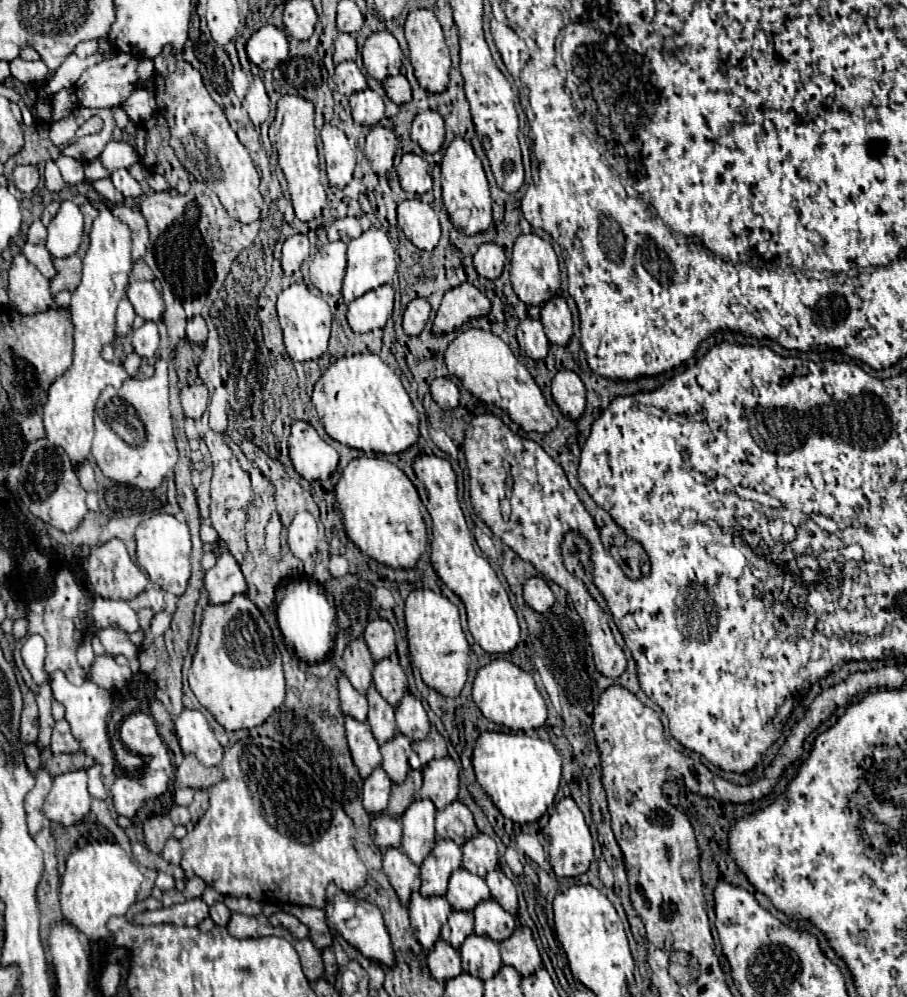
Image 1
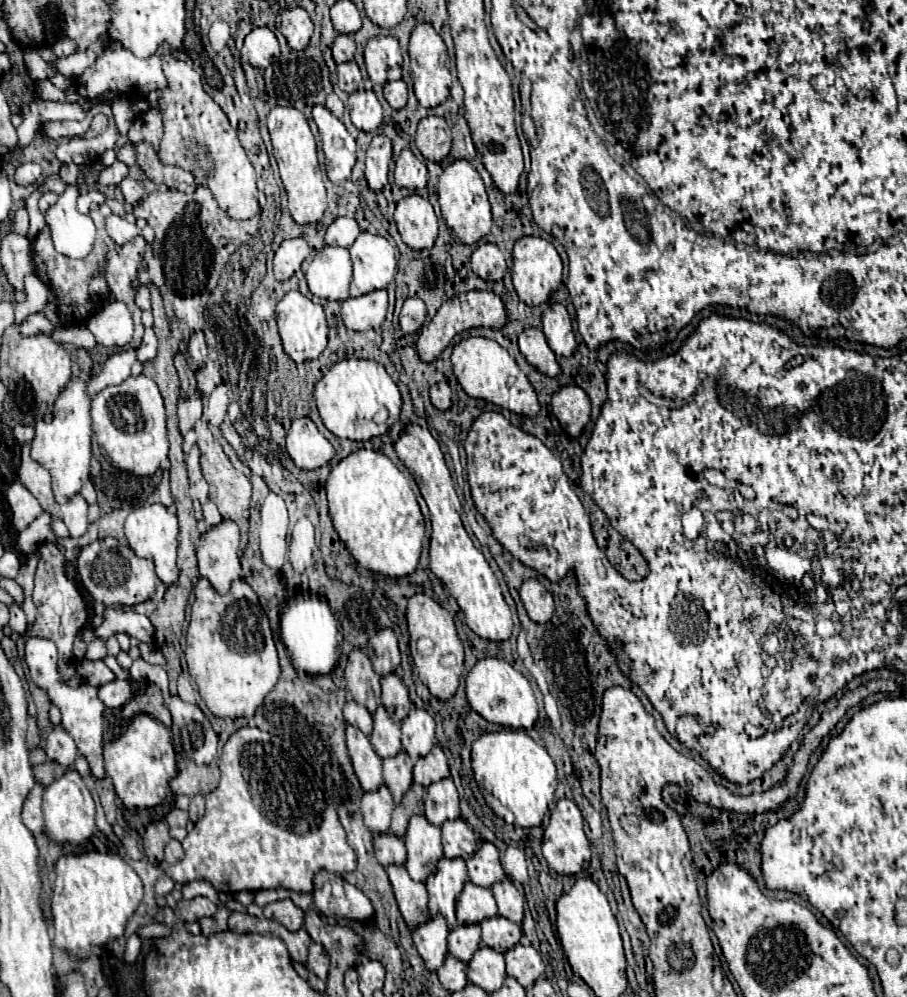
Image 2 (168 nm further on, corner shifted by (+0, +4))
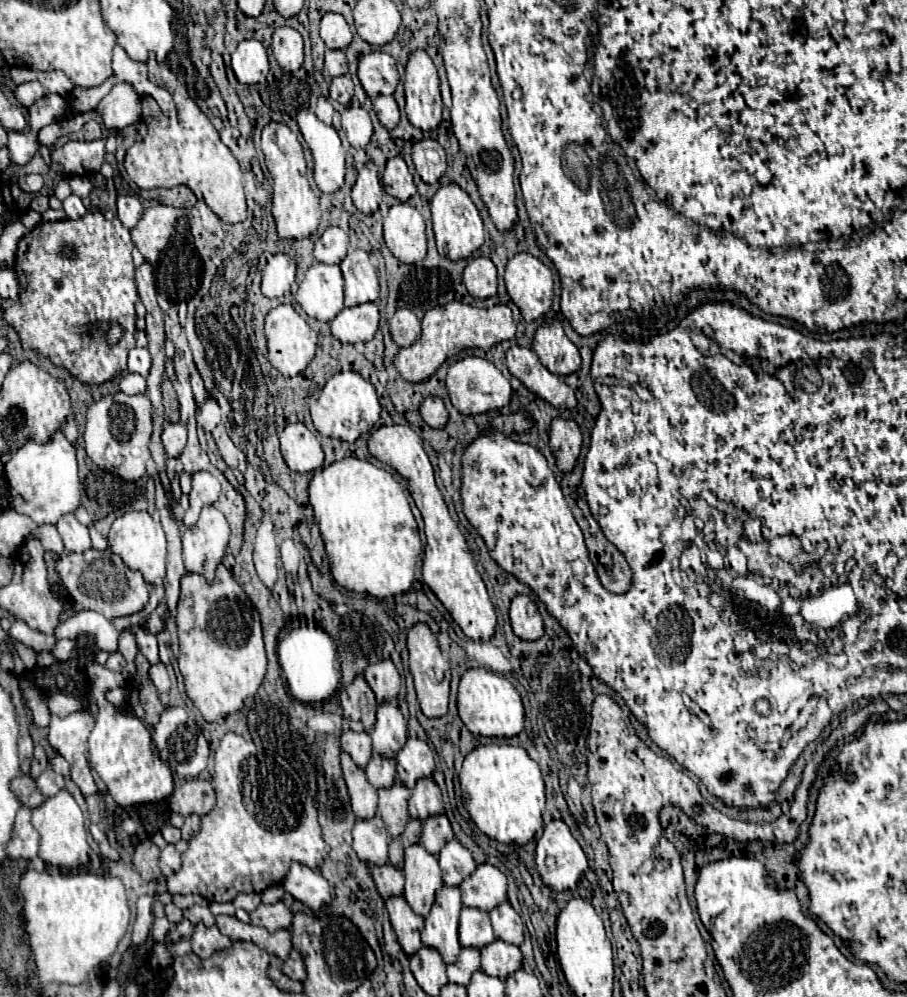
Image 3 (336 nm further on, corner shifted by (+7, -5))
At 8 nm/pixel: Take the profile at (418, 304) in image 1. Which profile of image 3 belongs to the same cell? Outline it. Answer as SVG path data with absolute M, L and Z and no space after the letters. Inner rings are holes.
M397 310L389 320L391 338L397 346L411 346L421 336L421 320L411 310Z

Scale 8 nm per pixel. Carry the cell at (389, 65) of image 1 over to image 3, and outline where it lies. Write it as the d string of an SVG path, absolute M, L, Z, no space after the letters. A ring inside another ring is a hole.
M371 52L359 62L359 80L371 100L383 94L393 94L399 84L397 66L391 54Z

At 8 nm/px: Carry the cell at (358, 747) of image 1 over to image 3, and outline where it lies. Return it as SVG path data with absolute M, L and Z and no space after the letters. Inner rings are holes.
M347 752L341 754L341 766L343 766L343 776L349 788L351 796L351 808L357 818L373 818L377 812L377 792L375 788L367 782L363 770L351 760Z

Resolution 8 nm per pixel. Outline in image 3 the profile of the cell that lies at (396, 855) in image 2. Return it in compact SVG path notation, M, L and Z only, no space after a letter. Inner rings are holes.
M391 864L371 866L371 876L373 876L377 892L381 894L383 900L403 894L403 884L405 884L403 872L397 870L395 866L391 866Z

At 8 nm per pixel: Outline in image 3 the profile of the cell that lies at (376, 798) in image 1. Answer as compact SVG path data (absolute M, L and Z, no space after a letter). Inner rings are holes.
M379 816L355 822L353 850L369 866L383 866L387 862L387 844L389 844L389 834Z

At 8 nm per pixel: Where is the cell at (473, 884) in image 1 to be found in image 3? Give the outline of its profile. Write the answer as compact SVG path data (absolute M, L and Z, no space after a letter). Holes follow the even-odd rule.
M463 908L459 922L459 940L461 946L473 946L477 950L493 942L495 934L489 922L489 914L477 908Z

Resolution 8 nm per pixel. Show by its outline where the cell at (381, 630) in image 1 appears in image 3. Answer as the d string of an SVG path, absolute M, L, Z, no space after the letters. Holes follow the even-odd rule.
M383 660L383 662L367 666L365 680L371 686L371 690L375 692L379 704L397 700L401 676L399 676L399 672L397 672L397 668L393 666L391 660Z

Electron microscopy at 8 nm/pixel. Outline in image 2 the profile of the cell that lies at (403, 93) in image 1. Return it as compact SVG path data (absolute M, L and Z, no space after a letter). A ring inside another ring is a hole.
M402 79L398 81L388 81L384 85L384 97L386 101L392 105L392 109L402 109L408 101L408 89L406 83Z

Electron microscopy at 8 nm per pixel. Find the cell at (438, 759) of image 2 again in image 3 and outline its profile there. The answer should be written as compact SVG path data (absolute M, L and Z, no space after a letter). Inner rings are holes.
M423 778L413 788L413 796L409 800L409 816L427 820L437 814L443 814L441 790L431 778Z

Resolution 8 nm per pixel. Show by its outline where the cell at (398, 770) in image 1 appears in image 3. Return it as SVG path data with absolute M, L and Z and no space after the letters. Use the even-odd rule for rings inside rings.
M395 782L391 788L379 790L379 814L387 826L391 838L397 838L405 830L405 822L409 820L407 814L407 800L411 790L405 788L401 782Z

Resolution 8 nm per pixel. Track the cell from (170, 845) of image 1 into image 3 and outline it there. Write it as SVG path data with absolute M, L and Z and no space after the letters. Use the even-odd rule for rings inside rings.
M167 846L163 852L161 852L161 858L159 858L159 868L165 876L171 876L175 874L179 868L181 868L181 856L179 852L175 850L175 846Z

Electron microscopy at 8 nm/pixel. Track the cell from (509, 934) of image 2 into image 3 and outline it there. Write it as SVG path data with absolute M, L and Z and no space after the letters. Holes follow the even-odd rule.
M495 940L493 944L481 948L481 970L485 974L505 980L513 970L519 970L523 966L523 954L517 946Z

